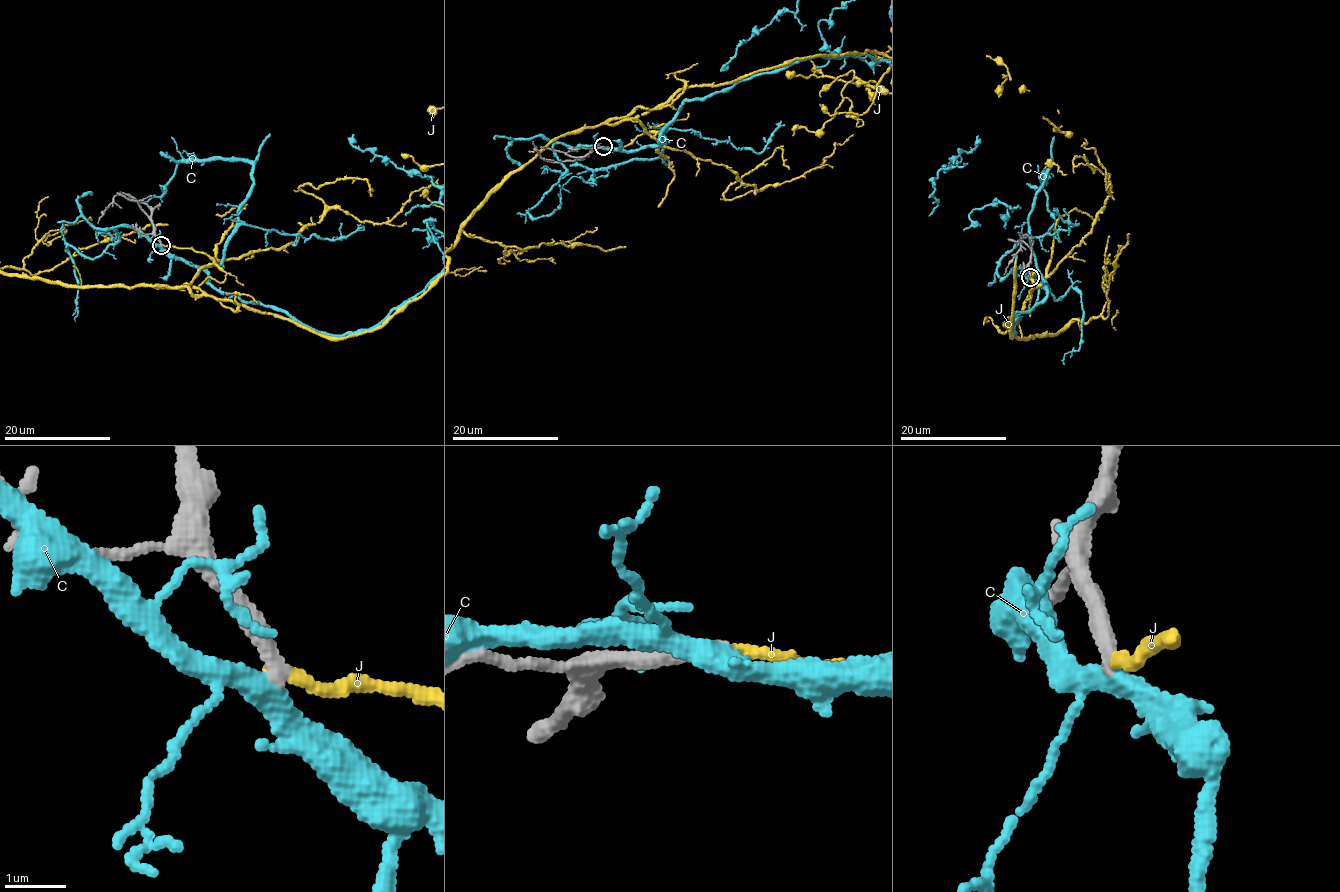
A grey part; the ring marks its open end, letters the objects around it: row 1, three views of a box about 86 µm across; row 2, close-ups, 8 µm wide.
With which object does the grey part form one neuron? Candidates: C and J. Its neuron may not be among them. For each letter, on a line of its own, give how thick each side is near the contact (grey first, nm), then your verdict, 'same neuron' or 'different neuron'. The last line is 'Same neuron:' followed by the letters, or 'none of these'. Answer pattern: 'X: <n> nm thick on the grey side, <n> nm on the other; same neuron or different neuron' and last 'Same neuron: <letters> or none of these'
C: 280 nm thick on the grey side, 280 nm on the other; different neuron
J: 320 nm thick on the grey side, 200 nm on the other; different neuron
Same neuron: none of these

